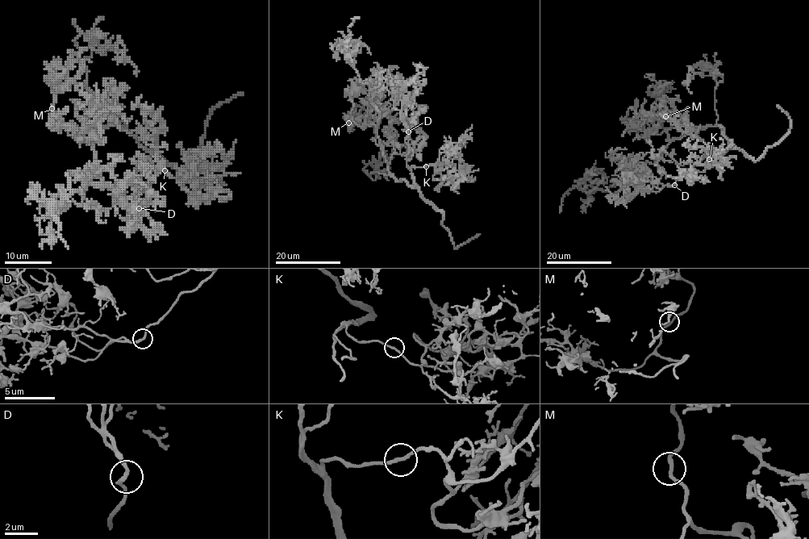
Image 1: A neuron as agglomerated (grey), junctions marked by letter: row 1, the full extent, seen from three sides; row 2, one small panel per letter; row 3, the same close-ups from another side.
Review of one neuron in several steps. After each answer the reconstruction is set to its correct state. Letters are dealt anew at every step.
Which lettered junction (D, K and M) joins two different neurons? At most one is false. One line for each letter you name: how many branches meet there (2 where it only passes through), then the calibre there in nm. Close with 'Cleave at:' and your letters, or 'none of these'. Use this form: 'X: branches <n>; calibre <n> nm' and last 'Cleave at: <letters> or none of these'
Cleave at: none of these

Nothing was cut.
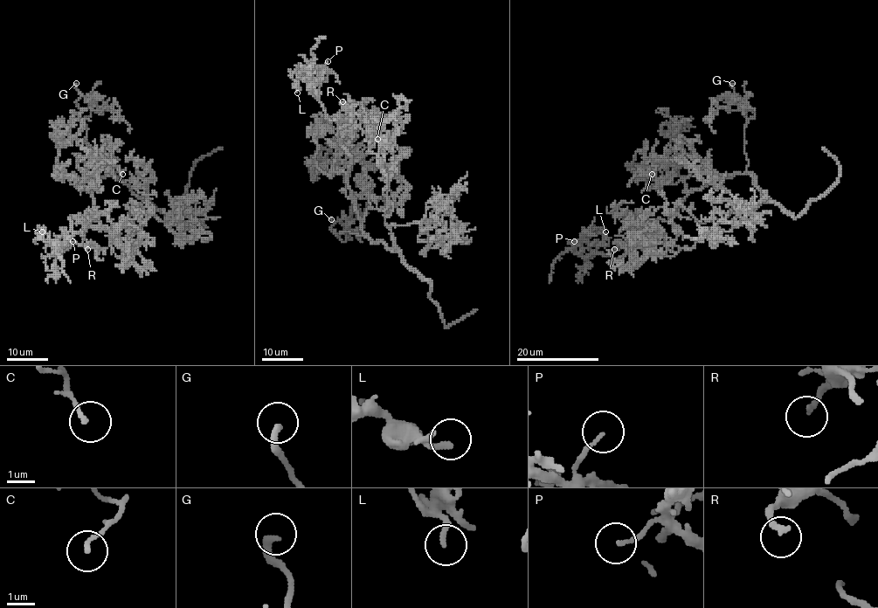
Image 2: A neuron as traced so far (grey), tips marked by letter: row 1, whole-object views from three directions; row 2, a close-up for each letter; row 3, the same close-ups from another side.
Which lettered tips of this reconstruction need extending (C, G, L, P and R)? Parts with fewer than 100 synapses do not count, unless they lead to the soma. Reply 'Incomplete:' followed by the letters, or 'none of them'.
Incomplete: G

